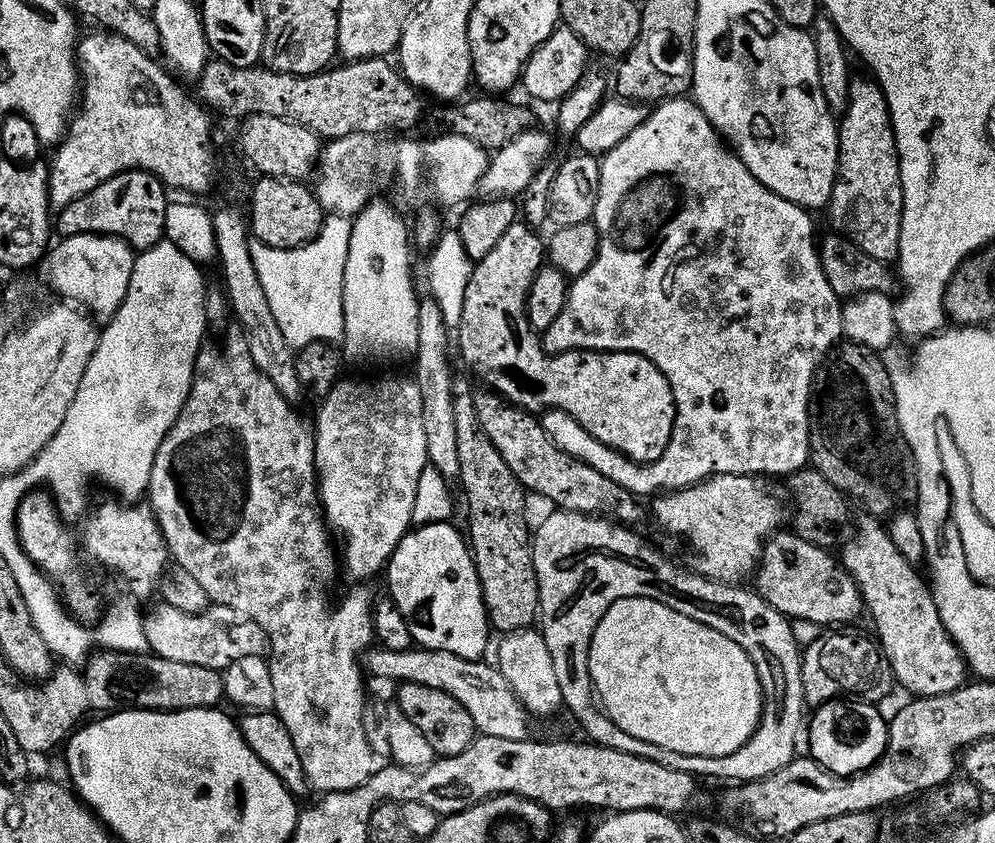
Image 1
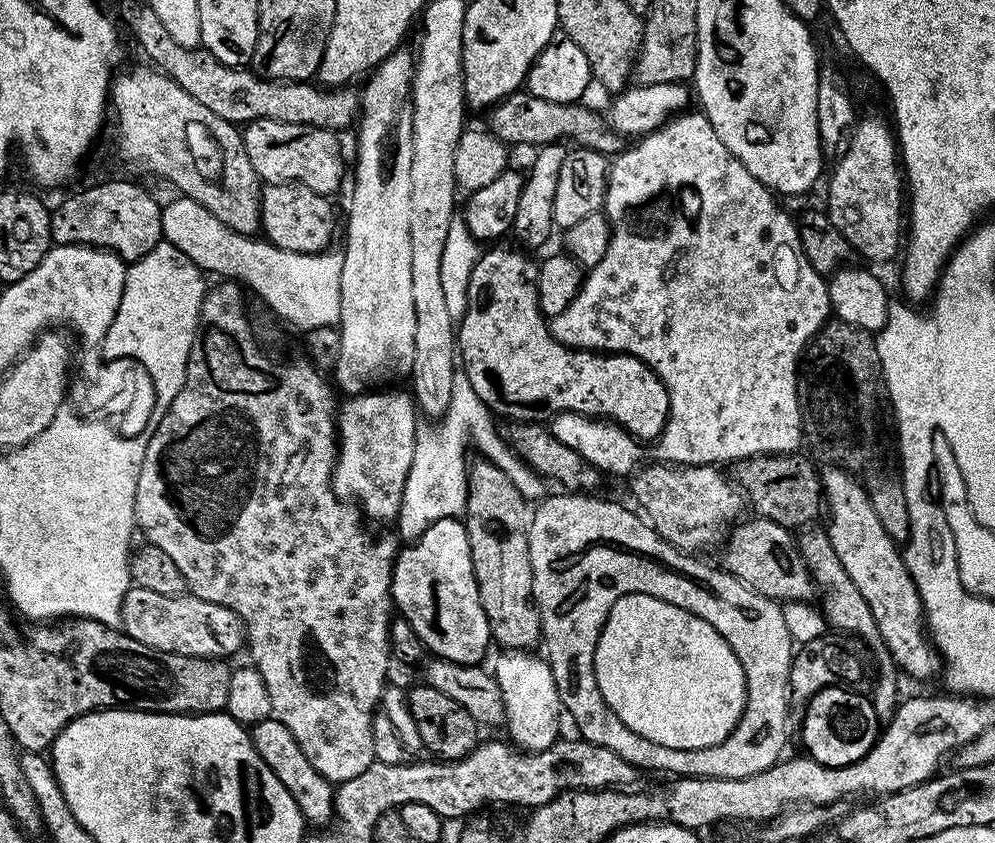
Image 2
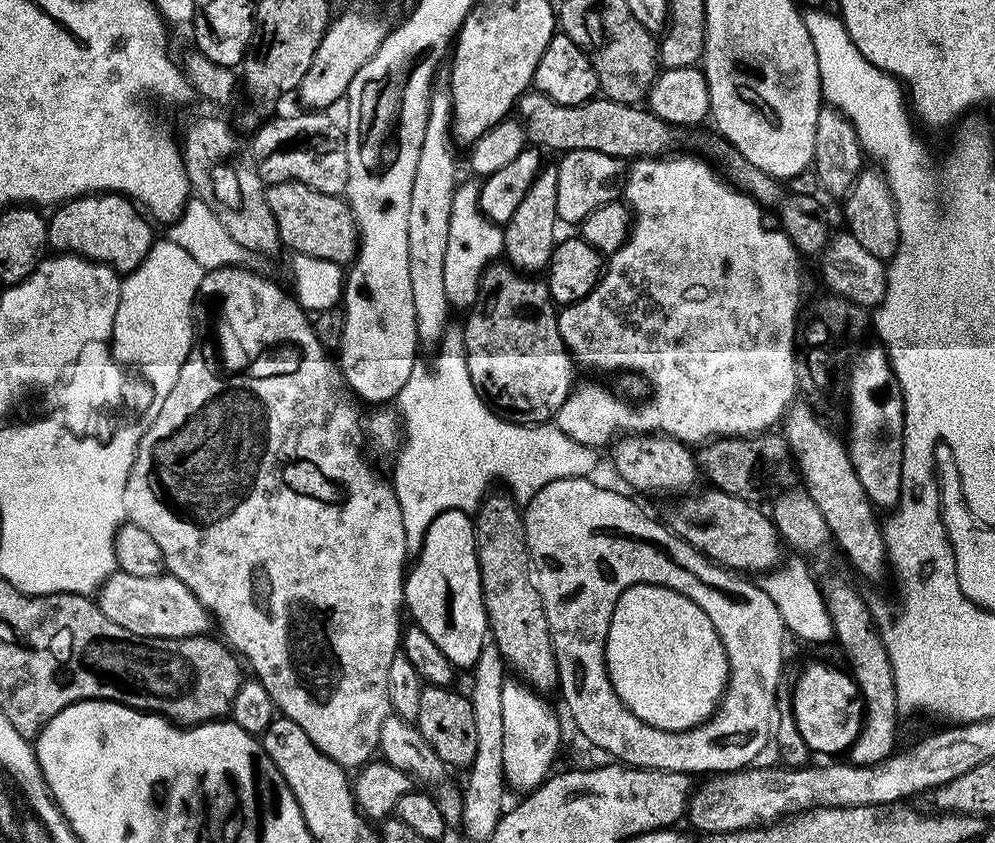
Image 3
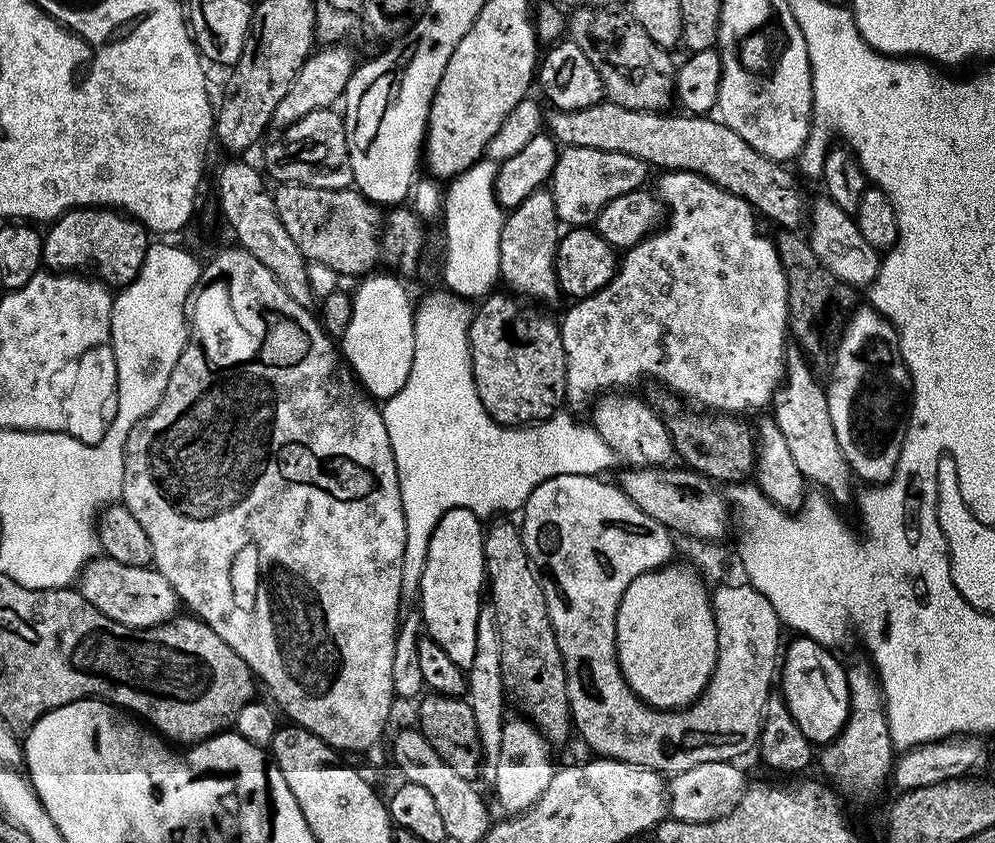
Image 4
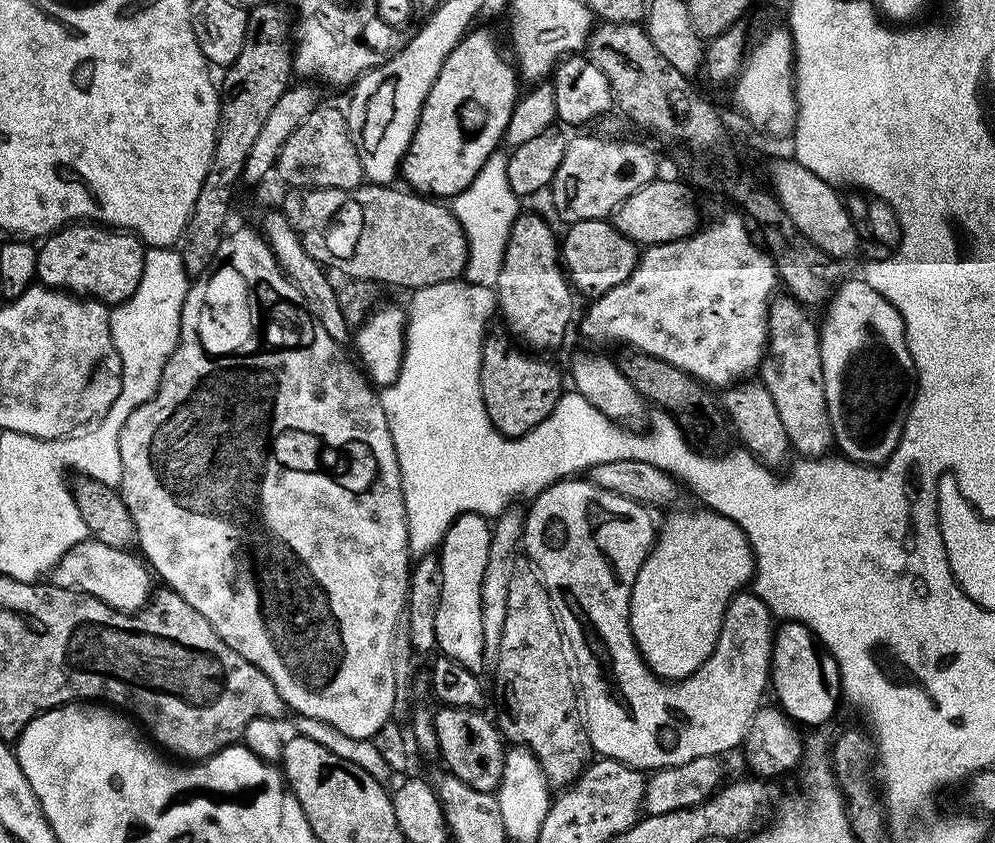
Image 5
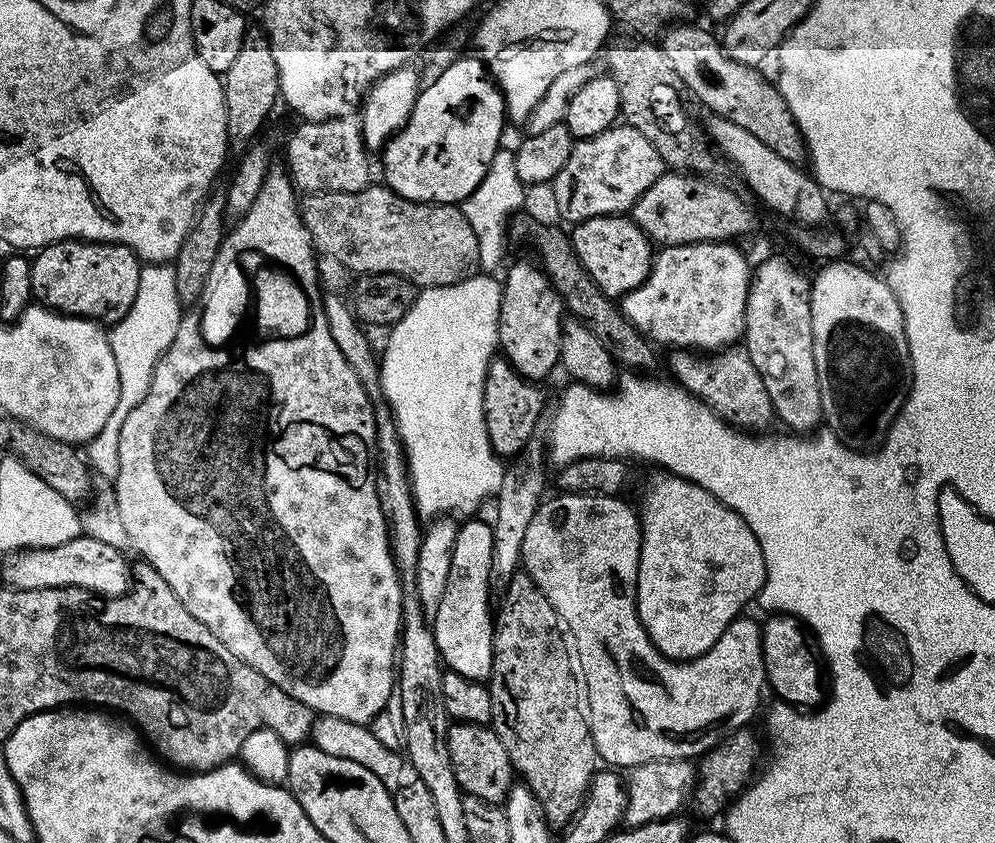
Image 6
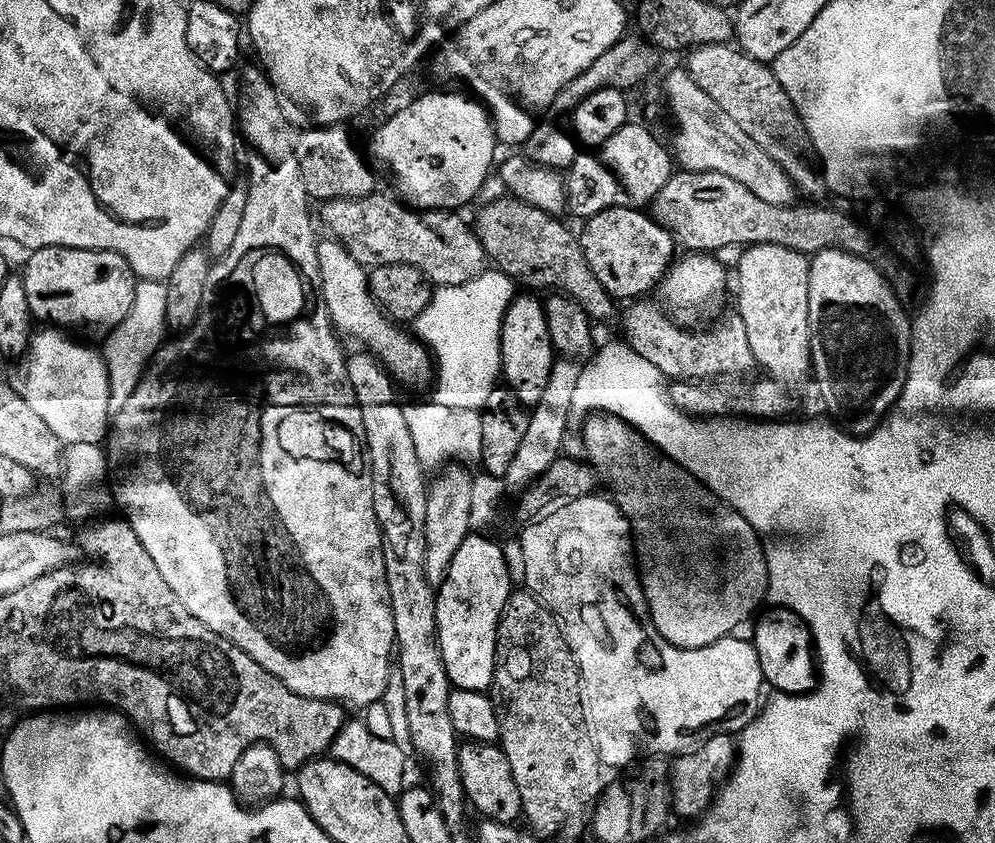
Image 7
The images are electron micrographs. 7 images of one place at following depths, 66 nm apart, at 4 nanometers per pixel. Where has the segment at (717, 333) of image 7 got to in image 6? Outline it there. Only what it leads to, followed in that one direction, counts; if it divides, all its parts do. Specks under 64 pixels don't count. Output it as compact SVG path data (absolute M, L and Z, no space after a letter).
M729 346L715 354L697 354L692 350L672 350L669 353L668 368L672 371L671 379L695 396L700 403L707 404L721 420L741 430L764 430L768 423L773 423L772 399L770 394L766 394L766 382L762 382L762 374L758 374L758 370L754 370L750 362L747 348Z

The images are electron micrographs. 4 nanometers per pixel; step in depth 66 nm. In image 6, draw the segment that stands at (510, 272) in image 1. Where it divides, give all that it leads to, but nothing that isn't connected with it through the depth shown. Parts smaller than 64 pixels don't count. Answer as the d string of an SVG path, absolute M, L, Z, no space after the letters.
M493 358L488 364L484 379L484 425L490 438L490 446L501 458L519 457L520 453L537 435L536 427L540 424L540 415L544 412L544 392L535 380L528 380L510 366L503 358Z

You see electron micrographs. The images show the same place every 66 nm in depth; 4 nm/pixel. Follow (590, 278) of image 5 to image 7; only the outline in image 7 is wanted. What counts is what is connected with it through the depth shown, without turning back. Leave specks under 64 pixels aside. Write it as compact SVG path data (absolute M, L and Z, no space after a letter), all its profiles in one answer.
M614 206L598 210L598 214L587 217L583 224L584 229L578 232L582 254L586 254L594 278L620 302L647 297L651 293L648 291L651 288L653 291L664 279L678 252L671 230L658 223L644 208Z

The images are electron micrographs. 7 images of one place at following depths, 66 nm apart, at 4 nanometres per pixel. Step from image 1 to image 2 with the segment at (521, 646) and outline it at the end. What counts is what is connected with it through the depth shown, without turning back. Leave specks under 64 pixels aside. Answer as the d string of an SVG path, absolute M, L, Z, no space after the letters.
M504 650L499 654L501 656L496 660L494 675L502 690L504 724L509 736L507 739L522 752L546 750L562 736L562 705L547 659L532 650Z

